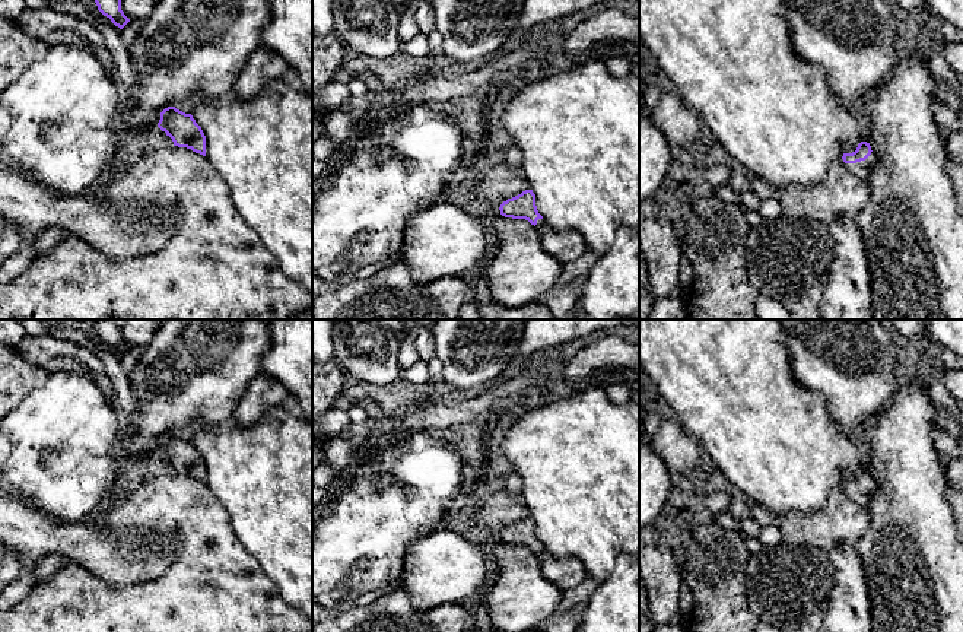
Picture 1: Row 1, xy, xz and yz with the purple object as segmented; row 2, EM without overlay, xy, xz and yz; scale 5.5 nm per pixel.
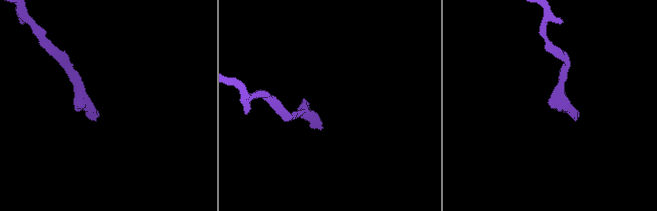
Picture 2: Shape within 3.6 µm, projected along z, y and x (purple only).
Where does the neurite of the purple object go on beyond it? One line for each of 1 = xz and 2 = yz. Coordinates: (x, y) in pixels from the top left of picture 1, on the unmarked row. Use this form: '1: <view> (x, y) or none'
1: xz (540, 550)
2: yz (861, 496)

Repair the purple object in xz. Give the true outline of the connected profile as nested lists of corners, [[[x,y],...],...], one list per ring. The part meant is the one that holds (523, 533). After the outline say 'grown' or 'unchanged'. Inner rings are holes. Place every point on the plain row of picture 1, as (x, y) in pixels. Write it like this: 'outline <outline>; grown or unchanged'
outline [[[525,517],[521,521],[508,525],[499,534],[500,542],[512,546],[525,546],[531,552],[537,553],[540,559],[546,553],[543,543],[535,533],[535,521],[533,517]]]; grown

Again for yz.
outline [[[861,469],[855,479],[843,480],[842,486],[859,506],[868,509],[870,496],[877,488],[870,470]]]; grown

